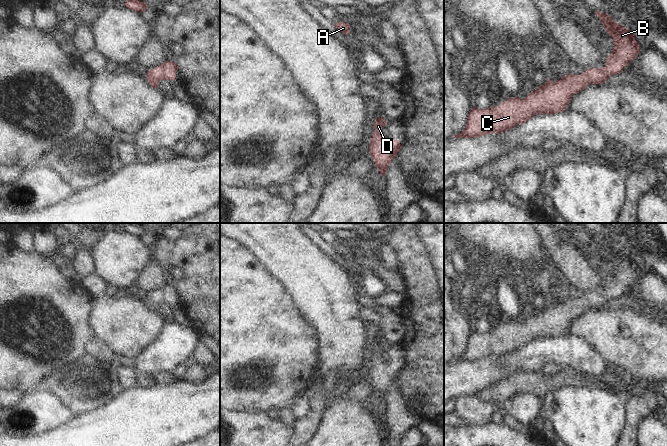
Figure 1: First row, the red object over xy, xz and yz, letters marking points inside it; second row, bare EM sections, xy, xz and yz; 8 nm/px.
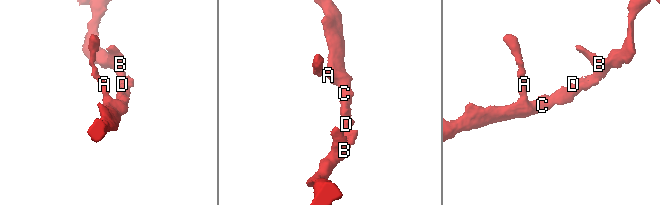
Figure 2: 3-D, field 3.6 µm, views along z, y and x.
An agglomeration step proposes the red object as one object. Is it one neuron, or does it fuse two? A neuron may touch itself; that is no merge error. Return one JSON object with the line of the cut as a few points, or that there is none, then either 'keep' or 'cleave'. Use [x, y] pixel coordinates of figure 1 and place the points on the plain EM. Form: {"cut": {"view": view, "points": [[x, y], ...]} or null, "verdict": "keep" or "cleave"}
{"cut": null, "verdict": "keep"}

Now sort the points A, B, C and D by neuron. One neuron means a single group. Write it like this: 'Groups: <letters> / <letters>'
Groups: A B C D

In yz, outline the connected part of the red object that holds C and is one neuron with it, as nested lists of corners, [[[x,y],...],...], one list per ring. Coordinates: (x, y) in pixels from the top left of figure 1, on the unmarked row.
[[[596,235],[614,267],[613,275],[606,282],[603,292],[585,293],[579,299],[565,299],[553,306],[551,303],[530,316],[524,323],[508,322],[498,330],[486,333],[474,331],[470,334],[467,349],[458,359],[451,362],[477,362],[487,358],[500,358],[517,348],[524,348],[536,338],[557,338],[564,336],[573,319],[589,308],[604,308],[613,298],[619,298],[640,277],[640,269],[634,257],[615,246],[612,241]]]

